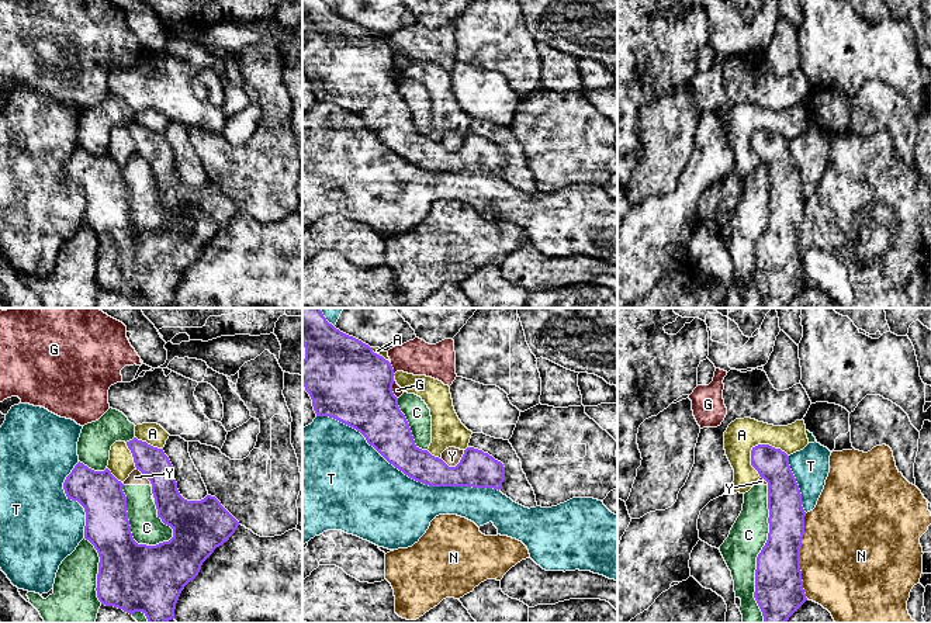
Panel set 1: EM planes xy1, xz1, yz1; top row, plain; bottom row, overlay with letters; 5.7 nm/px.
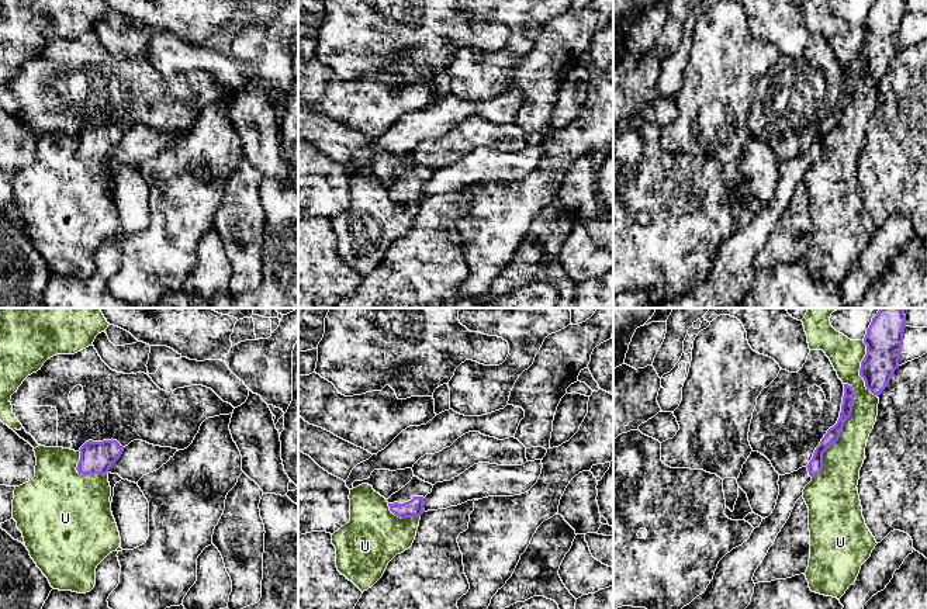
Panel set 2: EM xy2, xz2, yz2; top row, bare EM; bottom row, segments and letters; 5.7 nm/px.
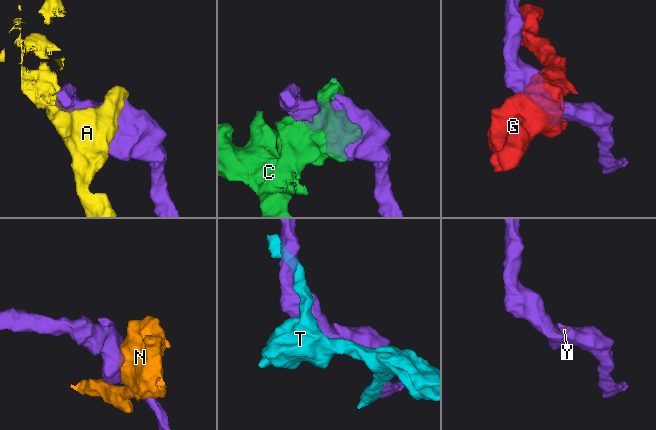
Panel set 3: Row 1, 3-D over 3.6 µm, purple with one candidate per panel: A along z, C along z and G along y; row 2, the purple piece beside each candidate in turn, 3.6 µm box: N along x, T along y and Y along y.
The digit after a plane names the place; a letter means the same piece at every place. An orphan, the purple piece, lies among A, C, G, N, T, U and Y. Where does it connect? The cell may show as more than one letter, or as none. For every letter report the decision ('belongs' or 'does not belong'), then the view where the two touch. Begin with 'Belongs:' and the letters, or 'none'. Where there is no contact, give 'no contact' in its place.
Belongs: none
A: does not belong; contact in yz1
C: does not belong; contact in yz1
G: does not belong; contact in xz1
N: does not belong; contact in yz1
T: does not belong; contact in xz1
U: does not belong; contact in yz2
Y: does not belong; contact in xz1

